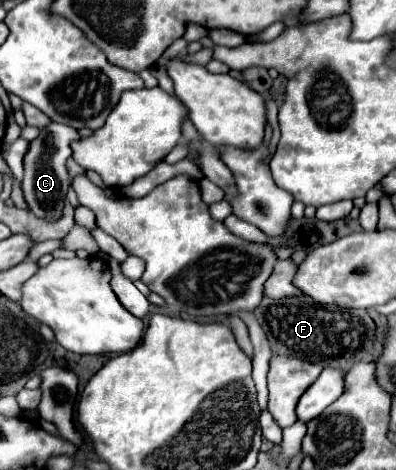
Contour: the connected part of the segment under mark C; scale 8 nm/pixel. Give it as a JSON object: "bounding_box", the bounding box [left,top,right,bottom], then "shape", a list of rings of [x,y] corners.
{"bounding_box":[22,123,78,221],"shape":[[[50,123],[40,129],[40,135],[30,141],[28,151],[24,155],[24,181],[22,181],[22,191],[24,191],[24,201],[28,209],[42,219],[56,221],[62,215],[66,191],[70,187],[70,177],[66,171],[66,159],[72,155],[70,141],[78,139],[78,131],[60,125],[60,123]]]}

